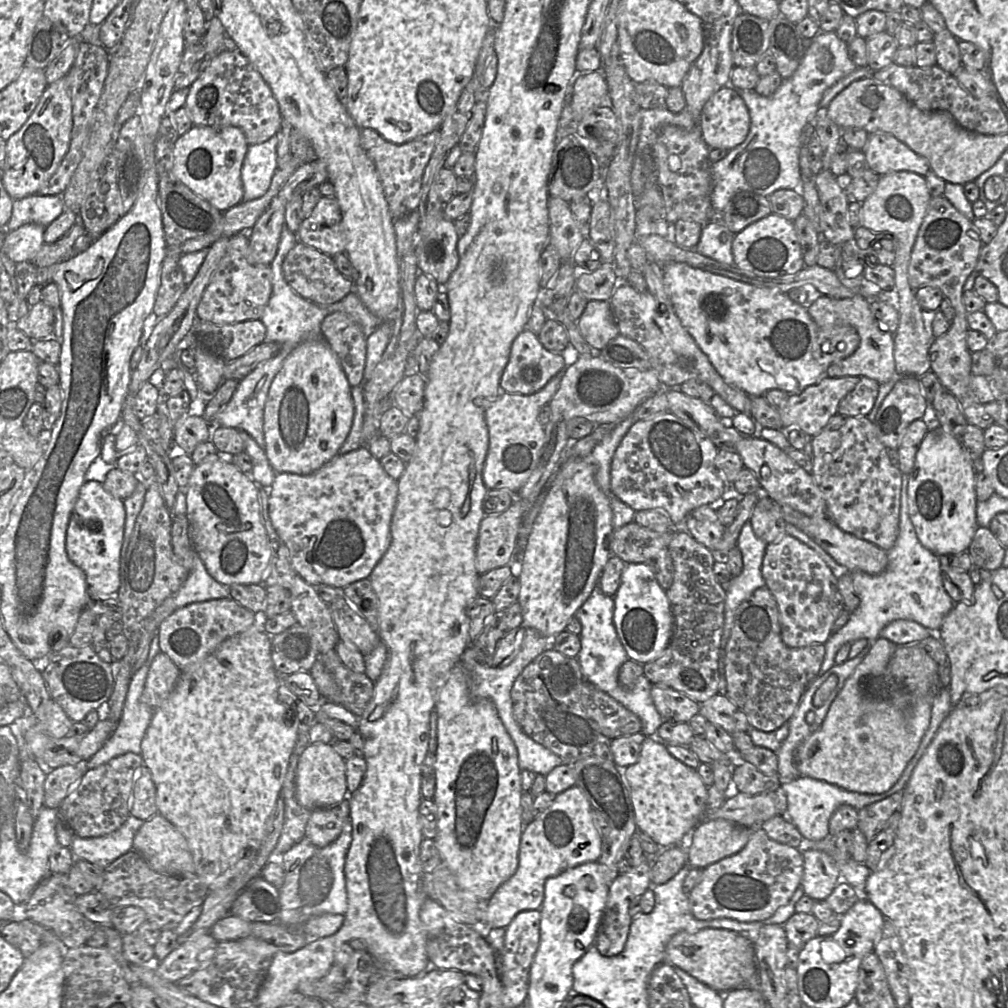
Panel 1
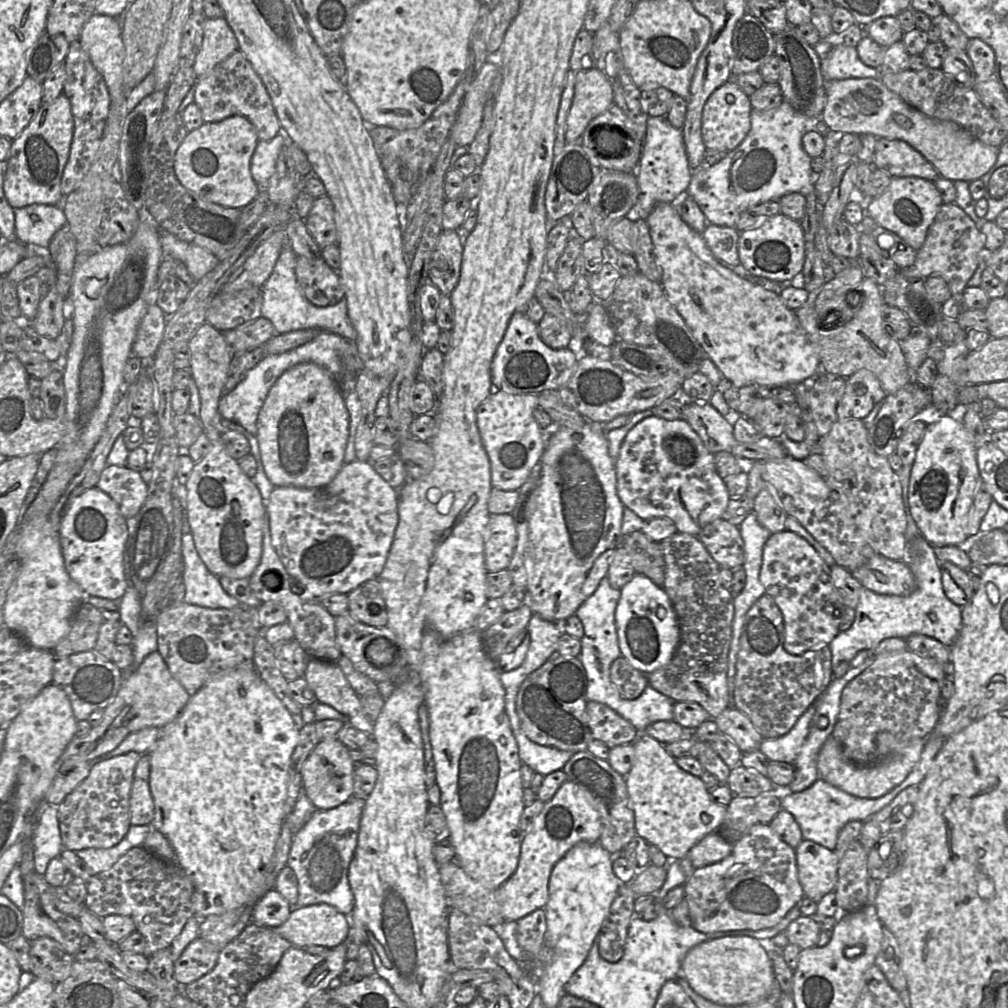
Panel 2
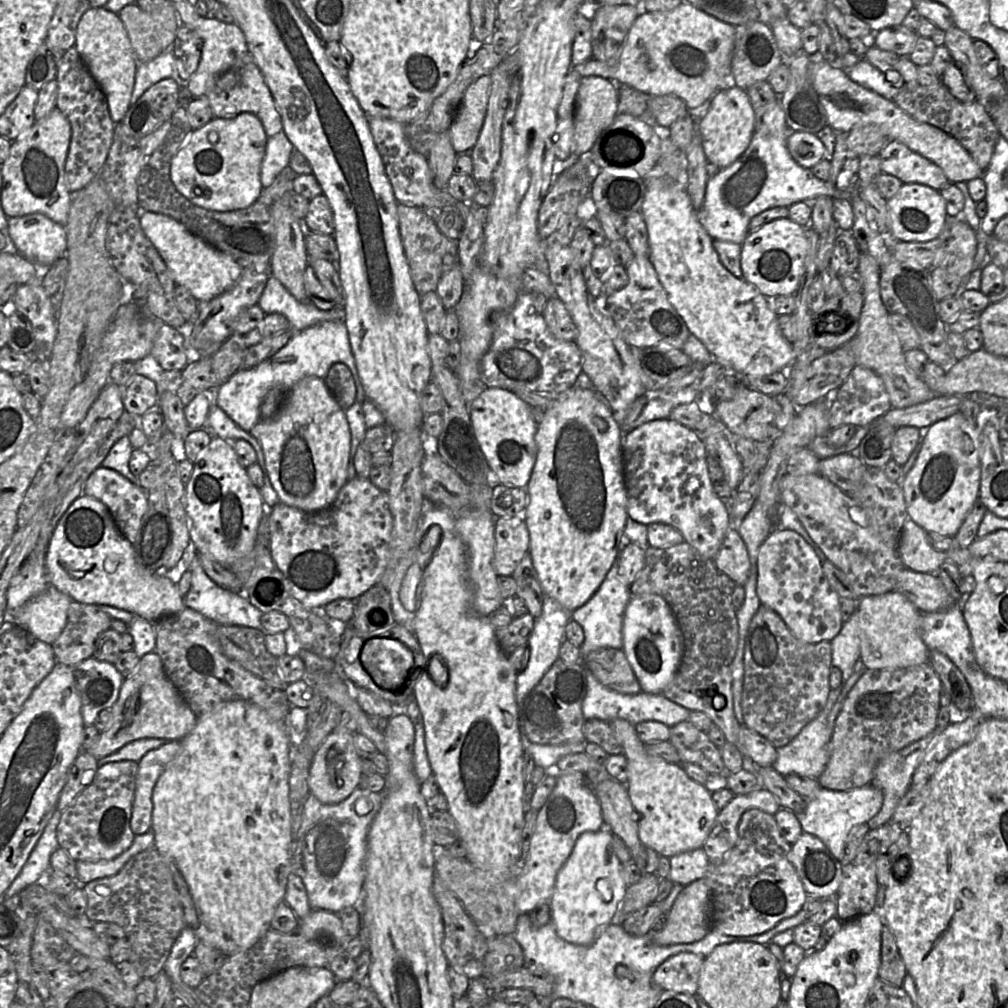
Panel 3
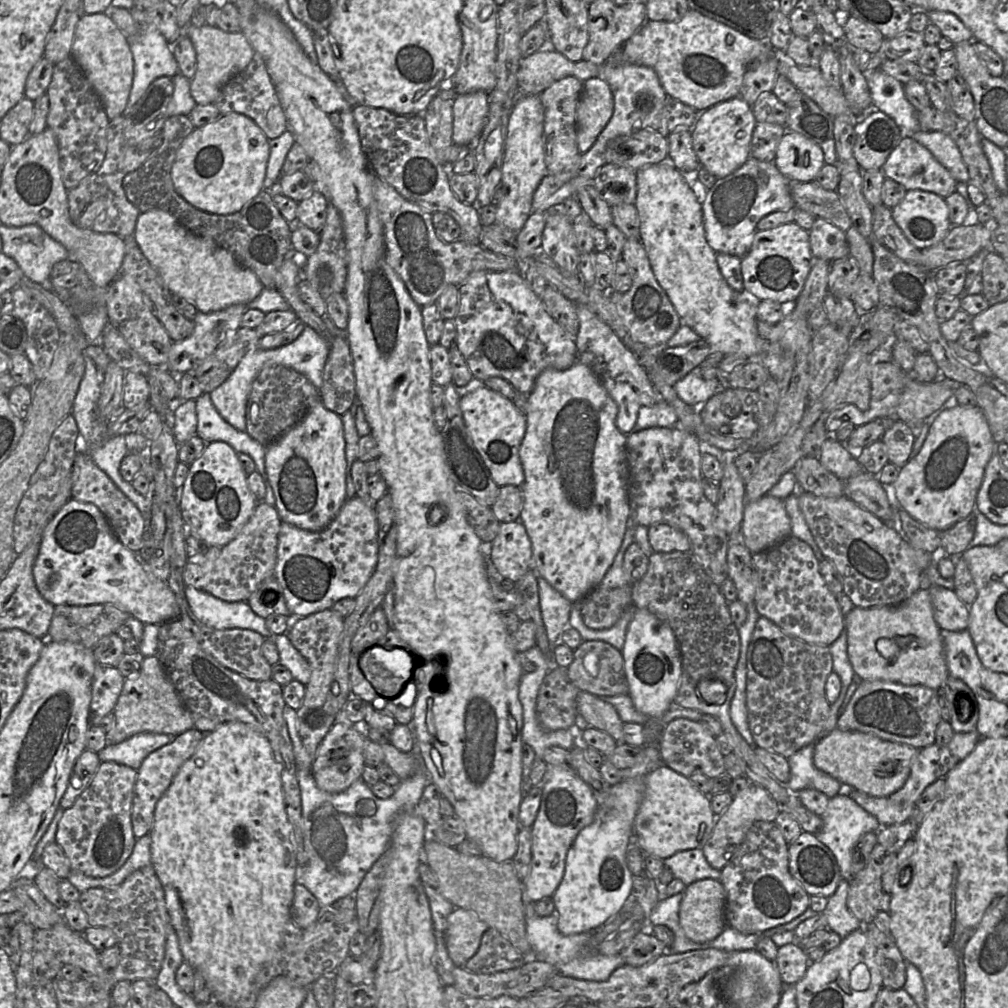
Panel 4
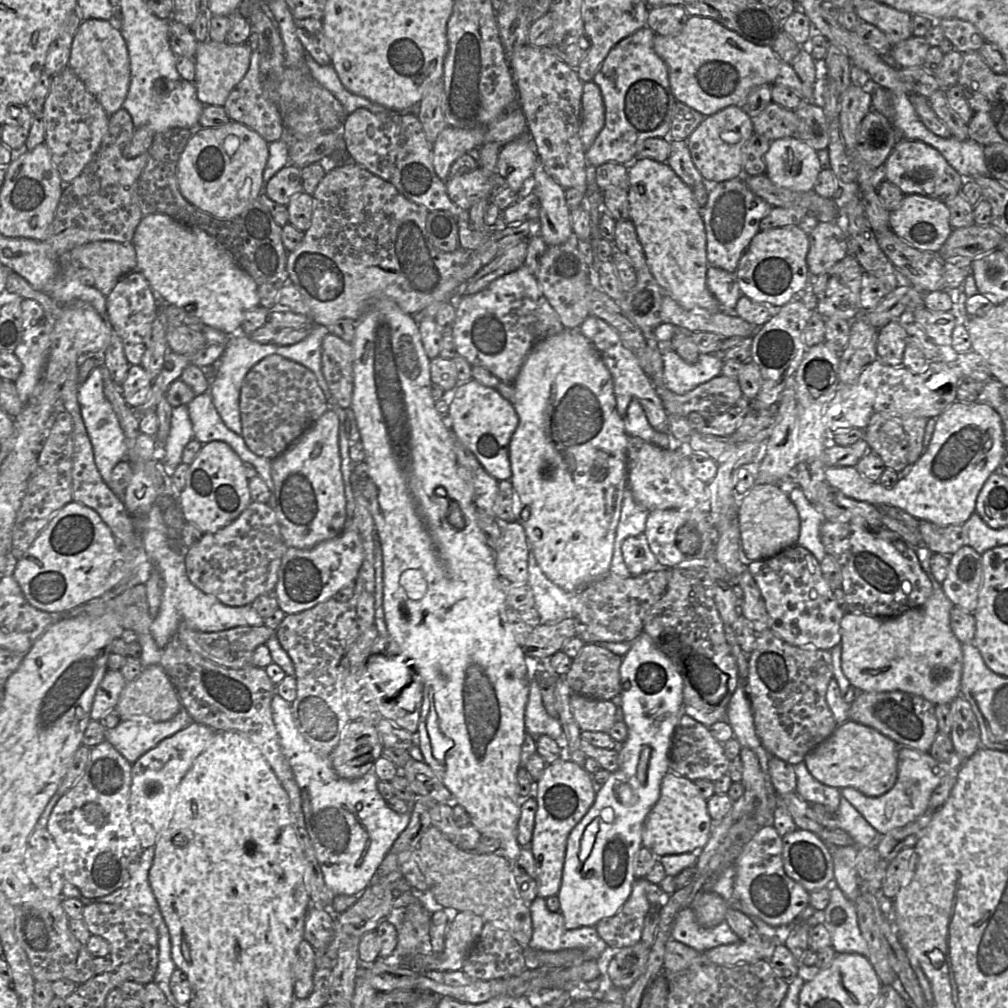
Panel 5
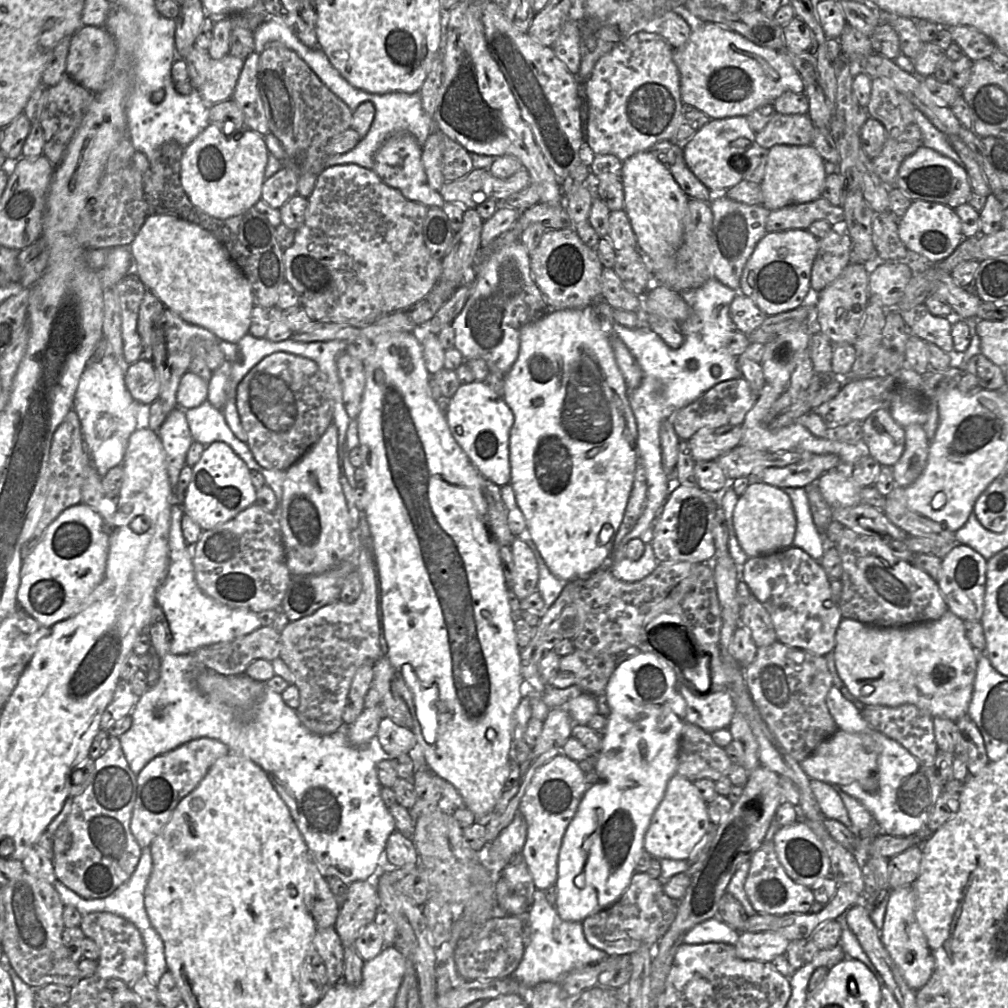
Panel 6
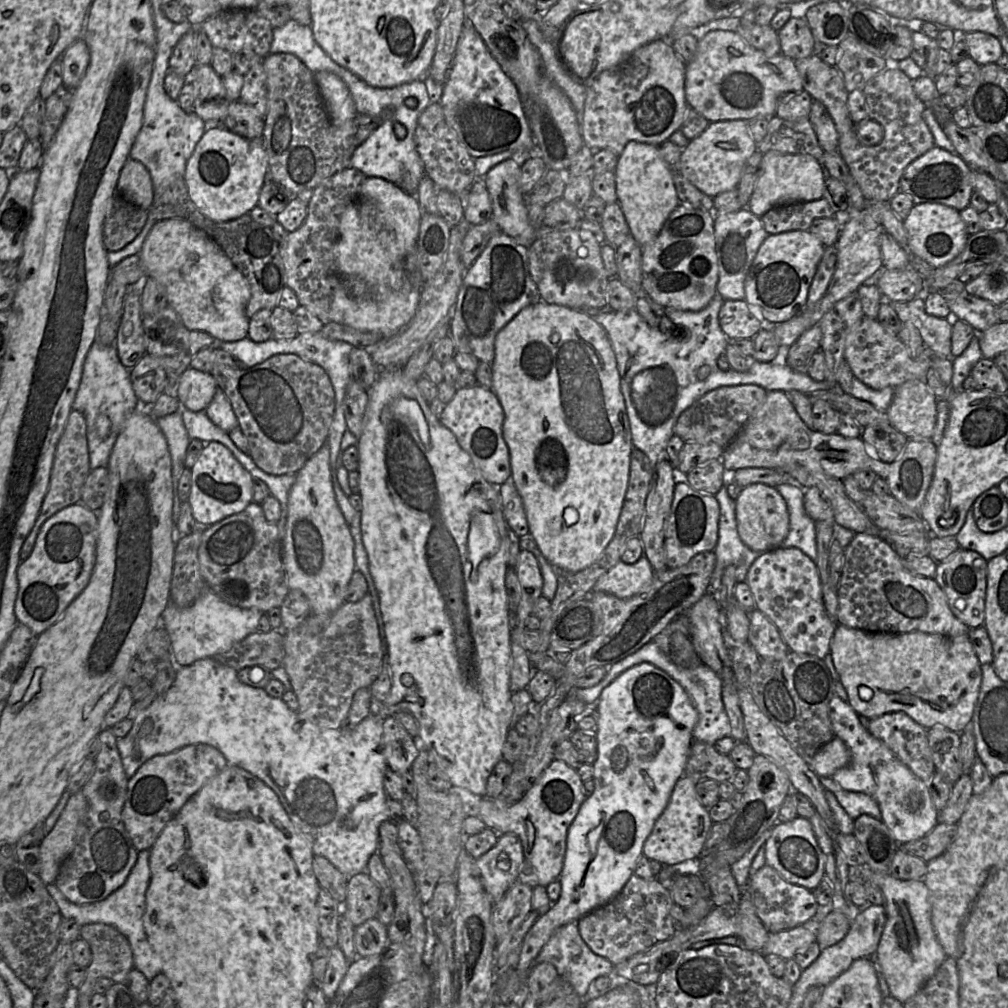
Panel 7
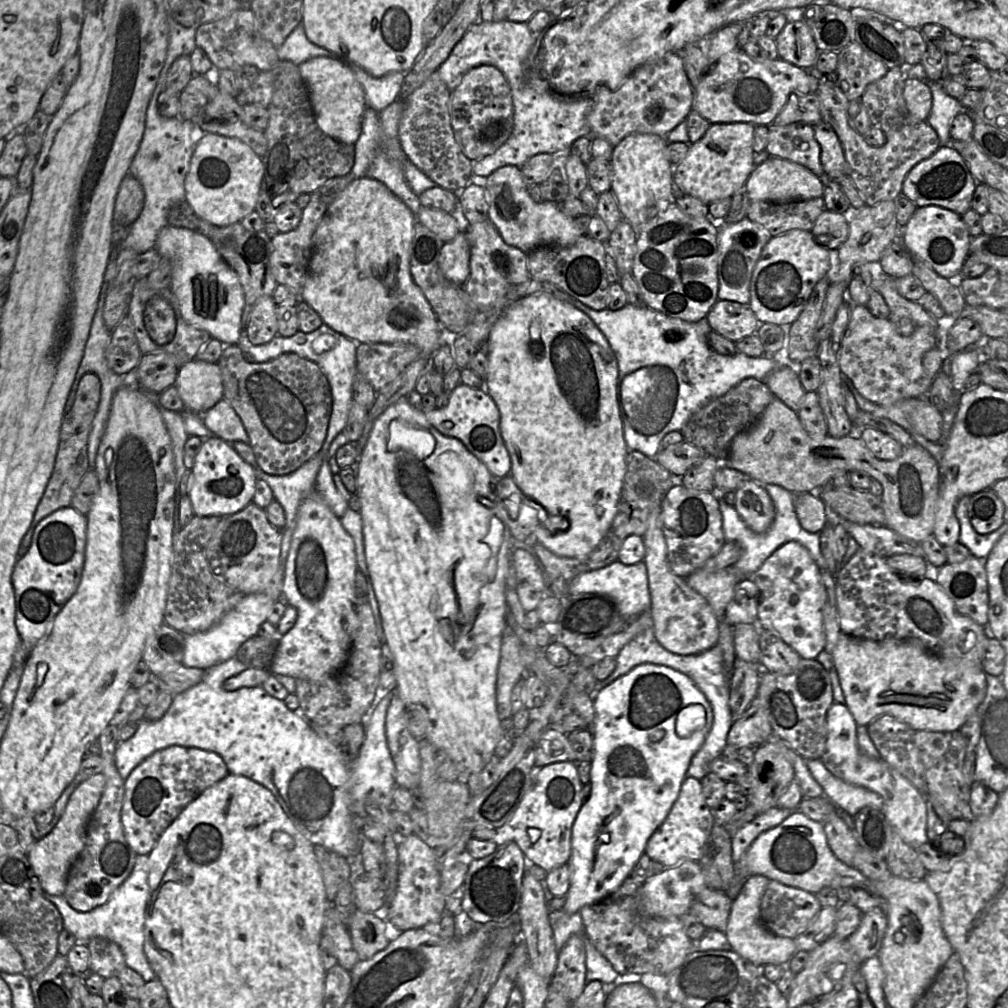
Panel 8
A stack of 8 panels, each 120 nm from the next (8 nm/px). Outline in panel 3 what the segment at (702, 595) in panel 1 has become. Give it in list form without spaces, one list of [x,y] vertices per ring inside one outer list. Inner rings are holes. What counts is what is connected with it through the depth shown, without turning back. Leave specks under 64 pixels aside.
[[[683,541],[682,543],[676,544],[668,548],[655,548],[649,546],[645,550],[644,567],[637,576],[636,580],[630,585],[630,592],[631,596],[642,594],[656,594],[663,597],[670,606],[683,635],[683,654],[680,665],[669,684],[662,690],[662,695],[670,701],[677,703],[690,711],[704,712],[708,717],[710,717],[714,725],[716,725],[723,732],[723,734],[725,735],[726,742],[729,742],[738,748],[740,724],[735,718],[733,712],[733,696],[731,687],[731,664],[737,650],[738,624],[736,619],[736,611],[733,608],[730,596],[725,594],[719,586],[719,573],[720,572],[718,571],[713,559],[709,559],[702,556],[694,547],[692,547],[686,541]]]

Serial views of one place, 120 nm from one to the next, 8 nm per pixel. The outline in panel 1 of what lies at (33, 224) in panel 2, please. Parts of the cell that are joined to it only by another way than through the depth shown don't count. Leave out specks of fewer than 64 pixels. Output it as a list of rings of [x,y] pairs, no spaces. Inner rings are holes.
[[[31,195],[14,200],[12,216],[7,223],[8,231],[35,223],[47,228],[65,212],[63,195]]]

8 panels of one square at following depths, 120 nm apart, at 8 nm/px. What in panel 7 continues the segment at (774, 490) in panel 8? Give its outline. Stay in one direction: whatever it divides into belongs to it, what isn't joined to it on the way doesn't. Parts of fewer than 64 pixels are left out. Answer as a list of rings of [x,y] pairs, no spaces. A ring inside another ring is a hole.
[[[781,484],[775,488],[785,500],[789,513],[789,533],[779,548],[798,548],[816,563],[815,521],[804,509],[804,493],[800,488],[789,484]],[[724,485],[714,495],[720,508],[718,542],[713,550],[716,556],[716,565],[707,588],[708,593],[717,592],[720,589],[723,571],[728,566],[735,567],[735,579],[737,583],[745,582],[749,567],[760,556],[759,552],[747,547],[739,537],[736,520],[736,503]]]

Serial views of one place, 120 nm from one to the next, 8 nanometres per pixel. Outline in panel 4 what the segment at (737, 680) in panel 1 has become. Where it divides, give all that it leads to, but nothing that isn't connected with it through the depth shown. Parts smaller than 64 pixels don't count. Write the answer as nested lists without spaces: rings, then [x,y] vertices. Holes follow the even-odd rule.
[[[760,616],[748,646],[746,675],[748,724],[755,745],[787,759],[801,748],[826,736],[825,724],[830,715],[830,703],[825,686],[831,672],[829,646],[809,644],[787,635],[768,618]]]

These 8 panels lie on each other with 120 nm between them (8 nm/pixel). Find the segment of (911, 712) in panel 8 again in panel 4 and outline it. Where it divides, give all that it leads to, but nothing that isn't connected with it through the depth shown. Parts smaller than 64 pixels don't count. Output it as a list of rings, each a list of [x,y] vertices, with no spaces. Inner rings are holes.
[[[919,589],[907,600],[894,606],[855,607],[844,617],[847,654],[854,673],[861,680],[884,680],[907,686],[922,685],[938,690],[949,676],[941,629],[934,619],[929,589]]]

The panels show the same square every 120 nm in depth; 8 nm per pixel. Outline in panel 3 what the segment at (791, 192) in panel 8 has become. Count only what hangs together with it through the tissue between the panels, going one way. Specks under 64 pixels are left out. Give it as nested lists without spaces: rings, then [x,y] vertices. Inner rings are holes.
[[[798,131],[787,137],[787,148],[792,158],[800,166],[811,169],[824,157],[825,147],[817,135]]]

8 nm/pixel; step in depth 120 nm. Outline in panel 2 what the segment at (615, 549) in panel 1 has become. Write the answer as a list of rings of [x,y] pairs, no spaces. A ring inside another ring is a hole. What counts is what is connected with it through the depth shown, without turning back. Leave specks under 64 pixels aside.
[[[636,531],[620,537],[620,546],[629,554],[635,572],[662,588],[665,562],[660,542],[654,542],[642,531]]]

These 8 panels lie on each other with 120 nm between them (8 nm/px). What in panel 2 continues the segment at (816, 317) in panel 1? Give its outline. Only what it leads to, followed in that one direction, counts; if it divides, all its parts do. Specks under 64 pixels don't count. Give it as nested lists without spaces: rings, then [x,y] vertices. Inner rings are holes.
[[[864,277],[861,282],[864,302],[853,318],[843,326],[827,329],[827,323],[820,323],[816,318],[814,303],[806,303],[795,310],[795,314],[808,334],[808,339],[816,347],[820,367],[823,374],[848,378],[861,369],[872,372],[879,380],[884,392],[894,394],[908,382],[913,380],[913,371],[908,367],[899,342],[890,337],[882,319],[882,287],[873,279]]]

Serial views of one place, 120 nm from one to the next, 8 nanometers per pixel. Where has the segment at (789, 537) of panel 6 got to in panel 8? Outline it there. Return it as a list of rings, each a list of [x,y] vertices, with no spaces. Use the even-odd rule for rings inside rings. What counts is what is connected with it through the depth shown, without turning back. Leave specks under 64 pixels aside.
[[[754,480],[743,482],[735,491],[735,509],[745,524],[756,533],[766,532],[775,517],[768,492]]]

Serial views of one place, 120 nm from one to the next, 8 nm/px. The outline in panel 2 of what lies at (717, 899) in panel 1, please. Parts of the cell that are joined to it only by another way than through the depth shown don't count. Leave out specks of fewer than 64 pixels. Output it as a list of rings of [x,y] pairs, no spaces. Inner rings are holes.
[[[768,824],[753,825],[723,860],[695,868],[684,884],[684,889],[691,926],[703,933],[774,927],[804,896],[798,878],[795,849],[781,840]]]

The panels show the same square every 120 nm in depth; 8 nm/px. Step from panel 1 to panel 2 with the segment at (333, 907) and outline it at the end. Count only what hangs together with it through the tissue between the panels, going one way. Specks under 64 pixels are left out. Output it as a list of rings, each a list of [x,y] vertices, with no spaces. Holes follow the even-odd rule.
[[[353,796],[347,802],[328,810],[316,810],[310,819],[294,835],[287,865],[295,872],[298,880],[298,900],[296,906],[303,907],[326,903],[346,916],[354,908],[354,895],[348,880],[348,869],[353,859],[360,829],[360,821],[365,807],[365,799]]]

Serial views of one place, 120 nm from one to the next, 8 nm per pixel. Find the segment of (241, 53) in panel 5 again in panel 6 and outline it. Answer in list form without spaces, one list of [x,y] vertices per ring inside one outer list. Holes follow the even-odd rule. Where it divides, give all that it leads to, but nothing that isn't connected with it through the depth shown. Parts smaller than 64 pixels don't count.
[[[227,54],[218,60],[211,59],[211,67],[208,78],[198,90],[205,103],[208,105],[215,105],[232,98],[244,61],[245,59],[238,58],[230,54]]]

